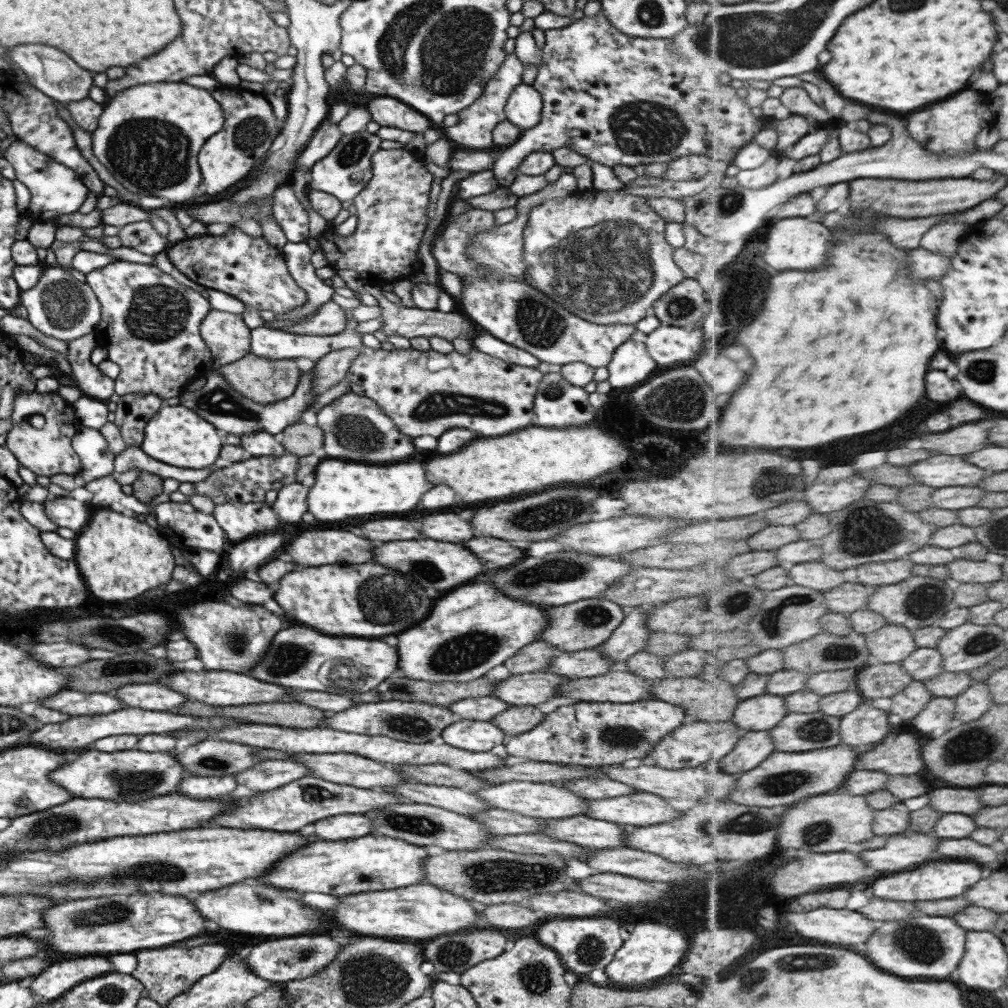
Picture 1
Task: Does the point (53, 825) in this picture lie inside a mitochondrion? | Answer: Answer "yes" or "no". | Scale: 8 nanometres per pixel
yes

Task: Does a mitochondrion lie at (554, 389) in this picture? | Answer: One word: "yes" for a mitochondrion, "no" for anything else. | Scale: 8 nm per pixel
yes

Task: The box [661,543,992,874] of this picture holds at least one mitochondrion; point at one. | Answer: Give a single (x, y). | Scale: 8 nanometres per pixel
(924, 602)

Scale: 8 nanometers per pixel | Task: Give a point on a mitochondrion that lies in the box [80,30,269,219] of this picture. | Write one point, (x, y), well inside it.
(151, 163)

